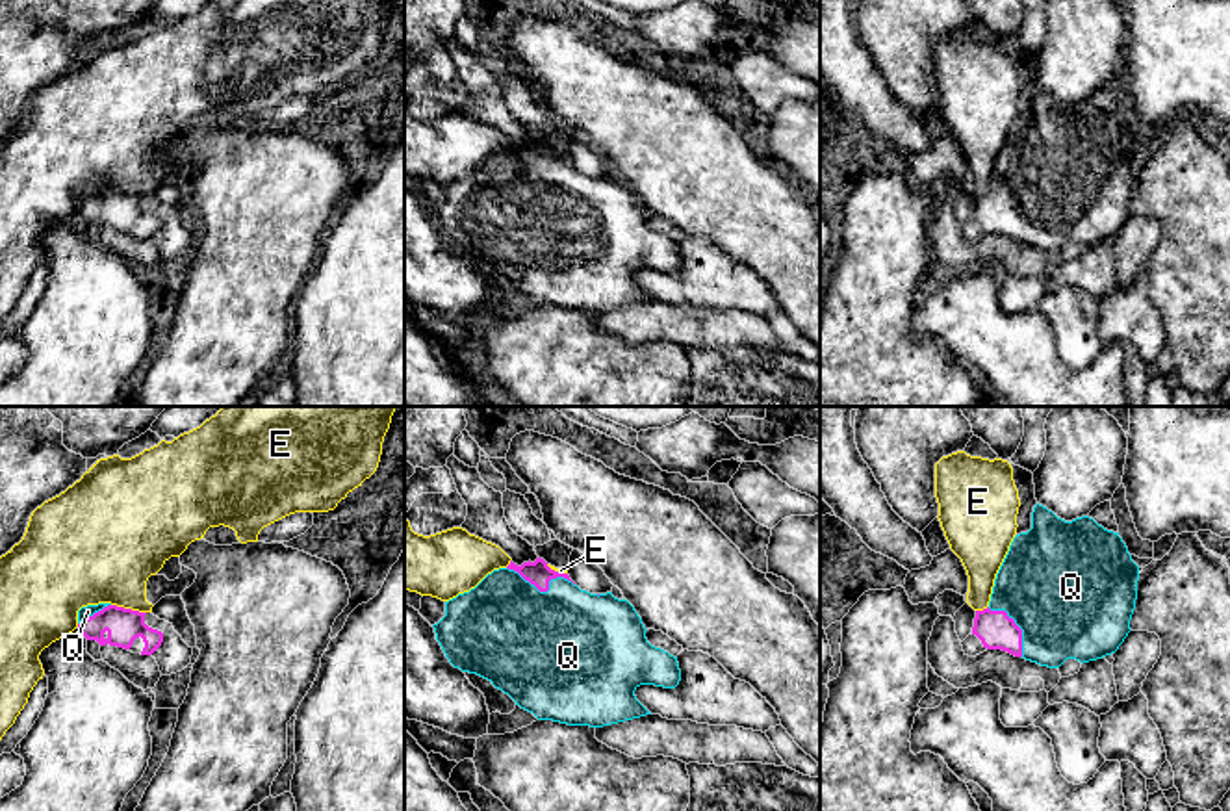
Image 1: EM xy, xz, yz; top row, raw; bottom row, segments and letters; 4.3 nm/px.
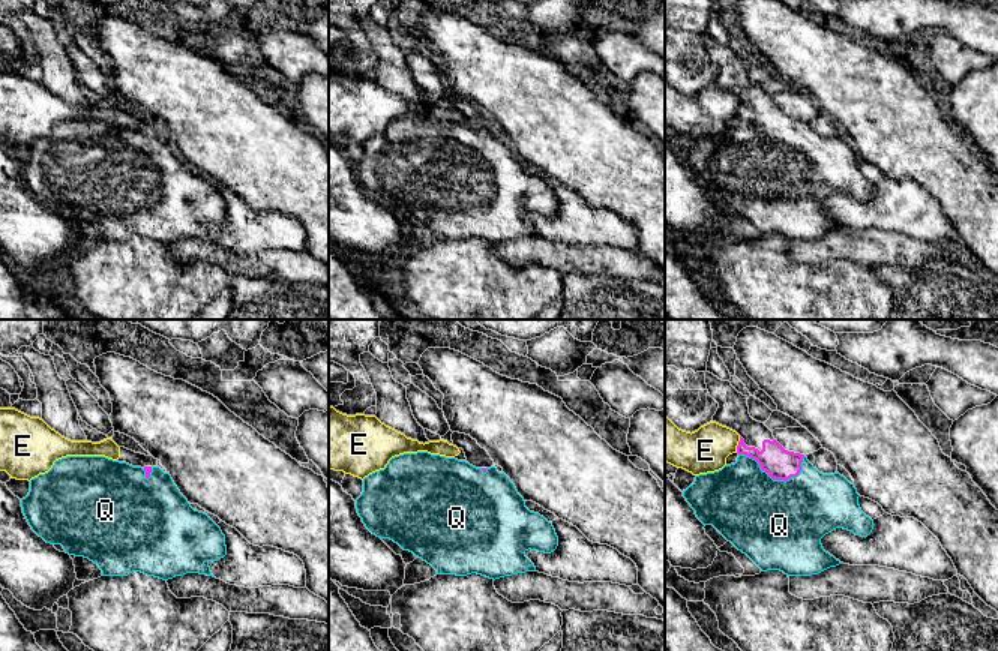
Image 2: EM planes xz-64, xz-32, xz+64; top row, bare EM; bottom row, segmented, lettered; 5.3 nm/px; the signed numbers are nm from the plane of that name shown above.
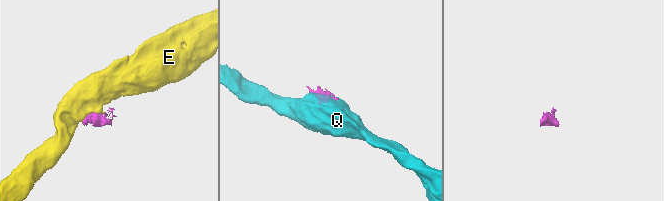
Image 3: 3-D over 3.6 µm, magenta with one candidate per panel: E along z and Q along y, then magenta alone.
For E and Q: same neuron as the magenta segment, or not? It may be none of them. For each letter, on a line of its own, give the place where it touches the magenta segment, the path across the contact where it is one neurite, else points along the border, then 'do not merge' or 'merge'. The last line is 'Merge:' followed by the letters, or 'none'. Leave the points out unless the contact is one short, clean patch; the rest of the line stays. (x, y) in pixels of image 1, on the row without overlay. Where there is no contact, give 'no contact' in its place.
E: contact xy (128, 193); border xy (112, 188), (145, 197); do not merge
Q: contact xz (544, 175); merge
Merge: Q

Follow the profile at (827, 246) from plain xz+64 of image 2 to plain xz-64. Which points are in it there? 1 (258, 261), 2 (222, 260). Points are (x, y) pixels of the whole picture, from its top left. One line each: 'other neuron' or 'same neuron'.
1: same neuron
2: same neuron

